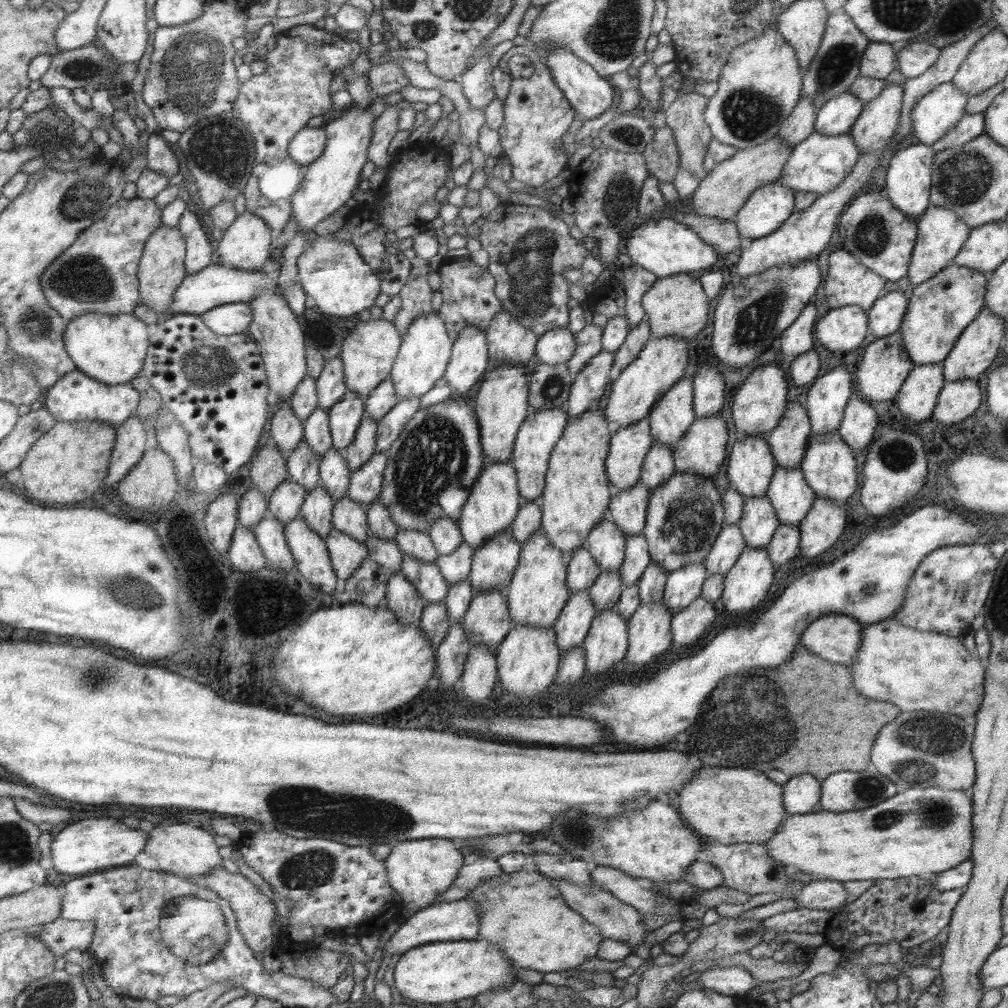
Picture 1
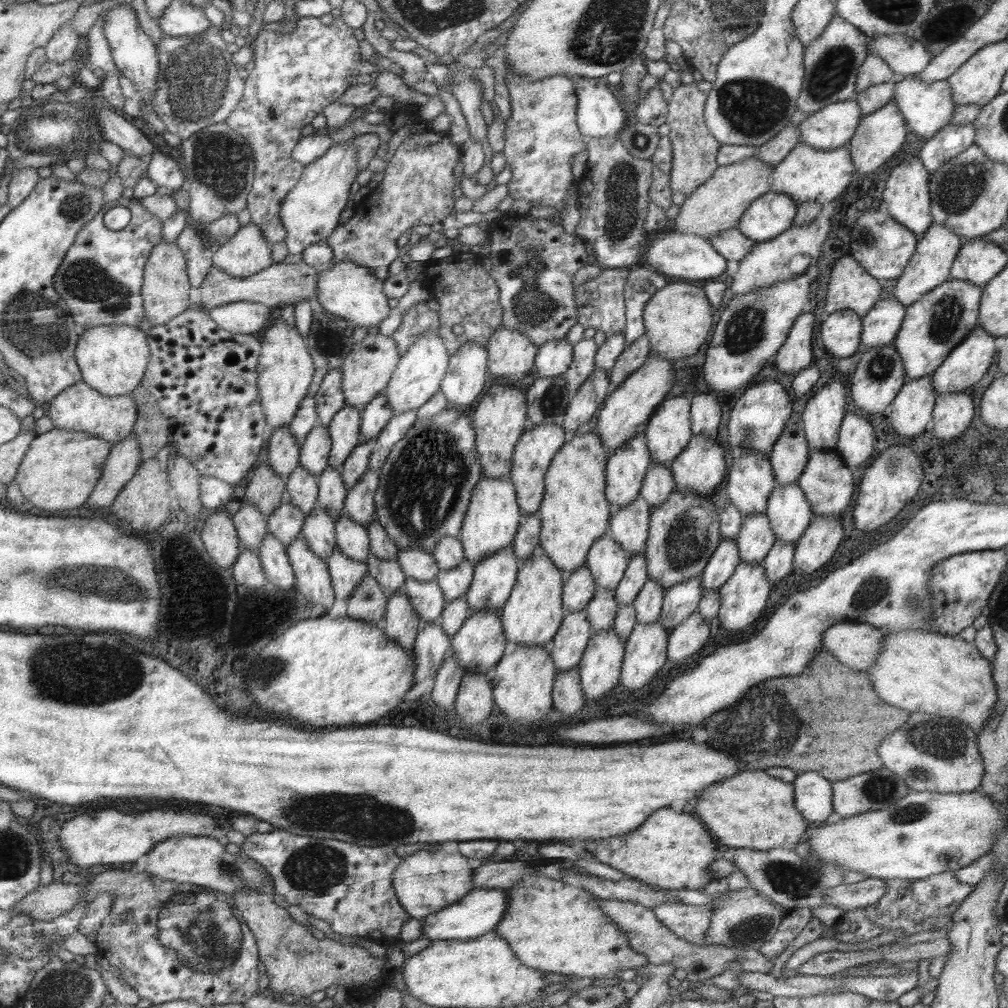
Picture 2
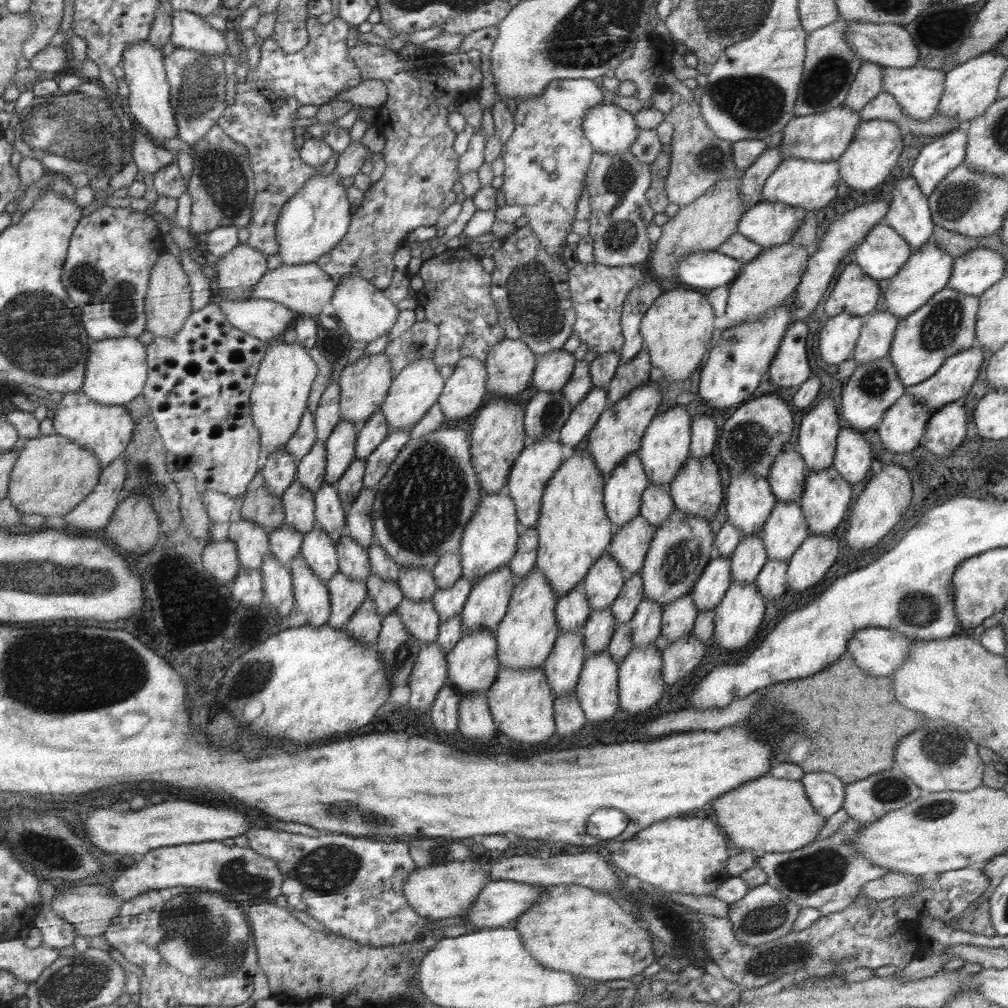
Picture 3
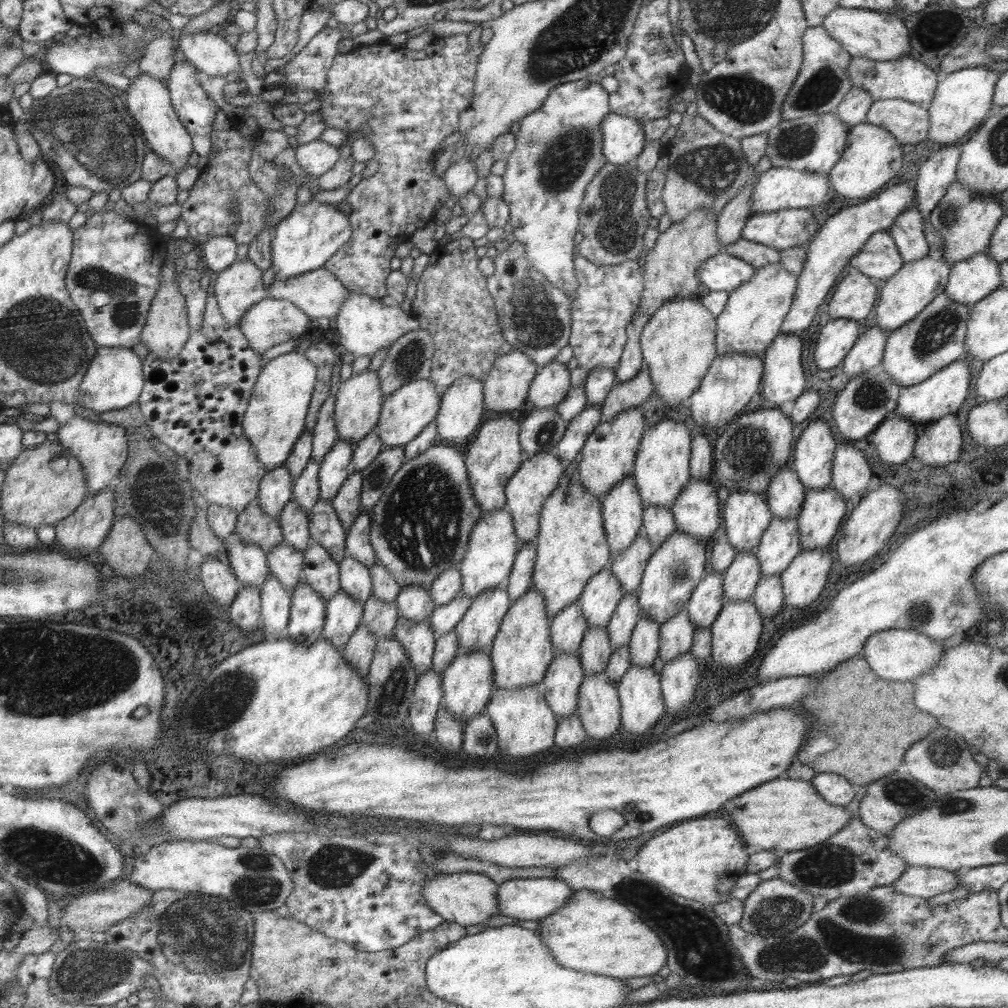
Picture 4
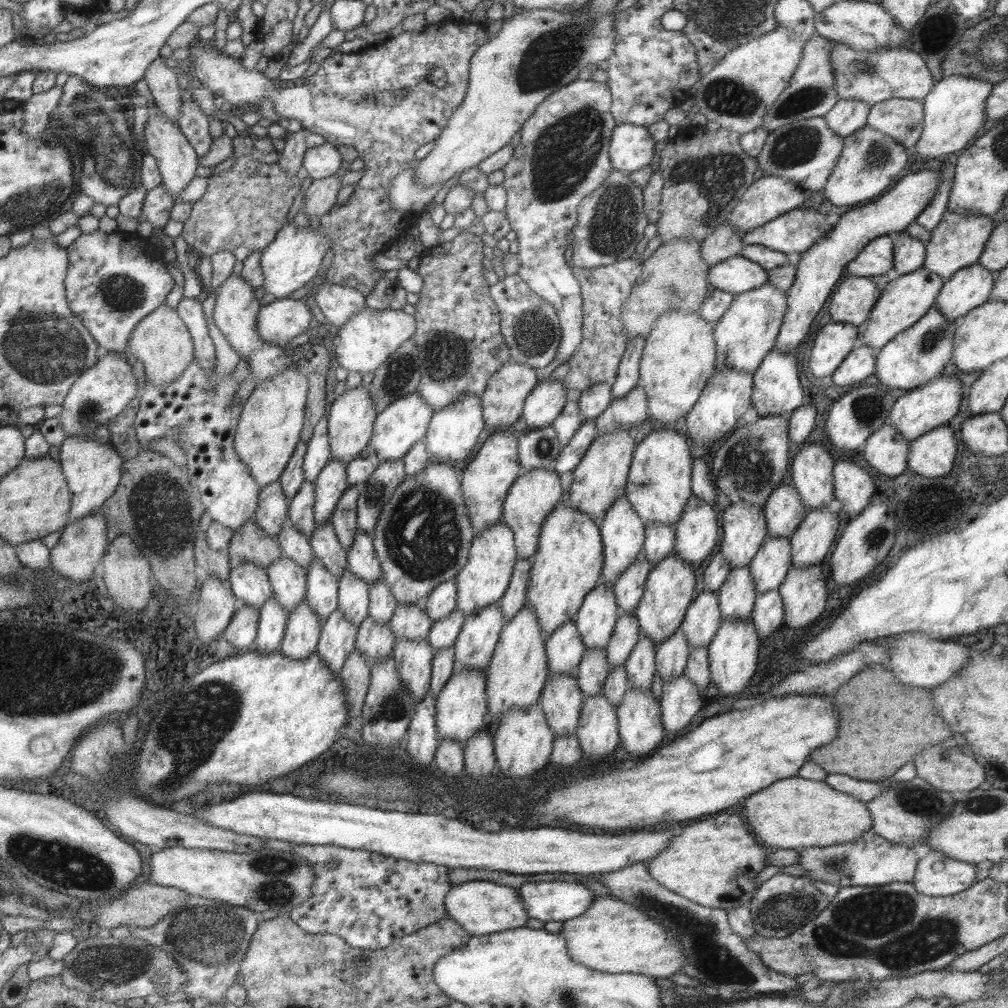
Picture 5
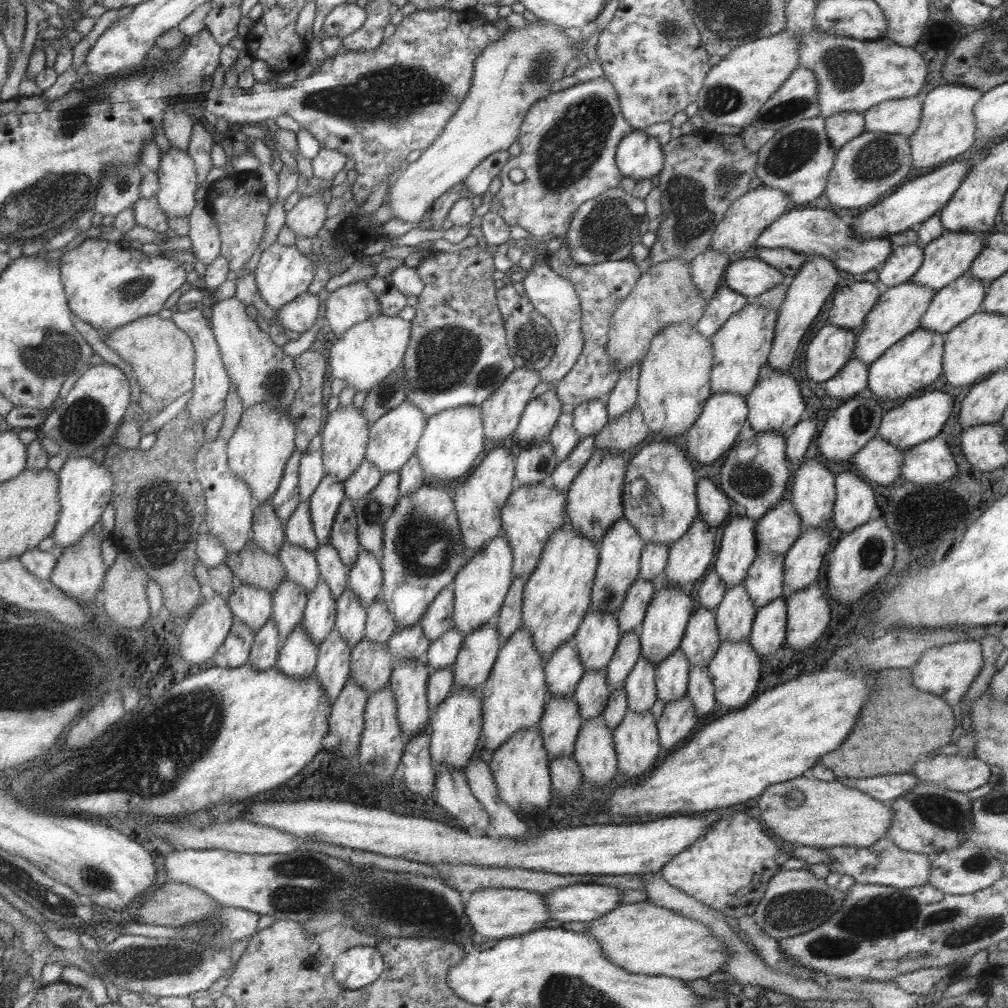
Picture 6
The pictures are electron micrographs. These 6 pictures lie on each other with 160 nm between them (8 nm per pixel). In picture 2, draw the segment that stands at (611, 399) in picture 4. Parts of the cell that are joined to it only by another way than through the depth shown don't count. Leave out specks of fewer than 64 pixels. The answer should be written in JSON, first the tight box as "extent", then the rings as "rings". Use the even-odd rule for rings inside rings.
{"extent":[608,333,651,386],"rings":[[[643,333],[631,344],[625,345],[625,348],[615,359],[613,366],[608,373],[610,382],[617,386],[622,383],[629,374],[635,372],[651,356],[650,342],[647,335]]]}

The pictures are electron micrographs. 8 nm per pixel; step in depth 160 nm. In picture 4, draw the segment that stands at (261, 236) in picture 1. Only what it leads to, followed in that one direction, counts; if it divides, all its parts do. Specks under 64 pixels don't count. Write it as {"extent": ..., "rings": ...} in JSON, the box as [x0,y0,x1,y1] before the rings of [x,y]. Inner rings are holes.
{"extent":[211,259,267,326],"rings":[[[235,259],[227,268],[212,276],[211,290],[214,292],[219,312],[229,324],[238,326],[238,318],[257,302],[267,298],[266,287],[261,281],[261,271],[251,261]]]}

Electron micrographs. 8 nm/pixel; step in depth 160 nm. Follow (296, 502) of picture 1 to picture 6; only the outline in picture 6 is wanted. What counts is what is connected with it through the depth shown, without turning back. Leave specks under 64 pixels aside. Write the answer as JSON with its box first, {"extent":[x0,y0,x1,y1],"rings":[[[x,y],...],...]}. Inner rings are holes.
{"extent":[271,577,306,641],"rings":[[[285,577],[272,592],[271,620],[275,622],[275,630],[279,632],[281,641],[295,630],[302,622],[302,614],[306,605],[306,593],[302,586]]]}

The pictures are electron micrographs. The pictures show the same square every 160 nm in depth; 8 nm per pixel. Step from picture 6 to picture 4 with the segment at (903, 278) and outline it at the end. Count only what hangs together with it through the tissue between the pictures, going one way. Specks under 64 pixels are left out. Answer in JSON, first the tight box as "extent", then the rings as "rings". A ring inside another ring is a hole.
{"extent":[887,198,928,262],"rings":[[[913,198],[908,202],[906,209],[889,225],[887,232],[892,236],[903,262],[927,256],[928,244],[924,237],[924,221]]]}

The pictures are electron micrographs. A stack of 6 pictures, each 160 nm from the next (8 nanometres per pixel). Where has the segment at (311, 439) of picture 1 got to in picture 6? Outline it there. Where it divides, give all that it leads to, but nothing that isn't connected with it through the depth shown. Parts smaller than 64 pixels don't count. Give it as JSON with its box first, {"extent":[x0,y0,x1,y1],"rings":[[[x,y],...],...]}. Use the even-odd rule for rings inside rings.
{"extent":[284,501,318,553],"rings":[[[309,501],[299,502],[297,508],[291,512],[289,519],[284,523],[284,534],[289,544],[301,546],[301,548],[312,553],[315,552],[318,540],[311,524]]]}

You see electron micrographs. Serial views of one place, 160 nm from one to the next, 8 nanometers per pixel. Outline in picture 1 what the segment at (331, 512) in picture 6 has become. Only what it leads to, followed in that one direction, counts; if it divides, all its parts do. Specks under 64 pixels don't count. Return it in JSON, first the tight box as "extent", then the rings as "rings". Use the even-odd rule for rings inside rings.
{"extent":[327,391,365,449],"rings":[[[347,391],[327,410],[332,448],[343,449],[354,439],[361,417],[365,414],[364,402],[359,393]]]}

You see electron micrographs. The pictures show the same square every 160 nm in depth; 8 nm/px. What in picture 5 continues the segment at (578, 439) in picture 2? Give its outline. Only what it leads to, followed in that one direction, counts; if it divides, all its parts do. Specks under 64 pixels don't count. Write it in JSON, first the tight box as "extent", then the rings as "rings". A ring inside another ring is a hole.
{"extent":[526,496,603,637],"rings":[[[565,496],[561,506],[547,514],[531,560],[526,602],[536,614],[540,629],[548,637],[558,626],[576,618],[583,597],[595,586],[603,565],[603,543],[598,522],[571,508]]]}

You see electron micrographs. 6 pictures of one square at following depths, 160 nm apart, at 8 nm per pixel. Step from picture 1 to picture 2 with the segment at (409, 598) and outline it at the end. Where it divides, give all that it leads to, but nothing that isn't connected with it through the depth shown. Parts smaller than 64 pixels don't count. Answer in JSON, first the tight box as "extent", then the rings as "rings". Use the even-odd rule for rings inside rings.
{"extent":[380,590,423,651],"rings":[[[401,590],[388,595],[380,625],[386,638],[395,641],[403,650],[413,651],[413,642],[422,629],[423,621]]]}

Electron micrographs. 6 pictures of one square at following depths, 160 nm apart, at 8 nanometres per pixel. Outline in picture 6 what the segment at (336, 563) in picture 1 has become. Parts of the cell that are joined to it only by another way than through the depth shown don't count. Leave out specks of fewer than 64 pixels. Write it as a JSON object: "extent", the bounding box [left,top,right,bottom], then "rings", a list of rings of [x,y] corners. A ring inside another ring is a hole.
{"extent":[314,628,350,704],"rings":[[[333,628],[318,644],[314,675],[331,704],[350,674],[350,646]]]}

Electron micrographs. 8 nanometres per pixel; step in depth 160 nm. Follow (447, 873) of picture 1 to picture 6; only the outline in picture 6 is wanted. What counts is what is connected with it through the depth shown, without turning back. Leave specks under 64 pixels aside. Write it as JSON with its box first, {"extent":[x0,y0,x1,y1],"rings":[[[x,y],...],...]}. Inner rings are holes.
{"extent":[463,888,550,939],"rings":[[[484,888],[464,895],[463,909],[471,928],[485,938],[500,939],[529,933],[550,920],[546,902],[537,892],[516,888]]]}

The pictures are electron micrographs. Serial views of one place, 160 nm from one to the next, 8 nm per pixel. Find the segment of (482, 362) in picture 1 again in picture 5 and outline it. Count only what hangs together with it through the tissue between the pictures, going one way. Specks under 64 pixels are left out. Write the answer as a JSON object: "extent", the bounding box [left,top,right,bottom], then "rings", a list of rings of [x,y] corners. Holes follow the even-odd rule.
{"extent":[424,393,485,464],"rings":[[[471,393],[462,394],[450,405],[434,411],[424,434],[424,443],[431,460],[460,464],[467,454],[473,450],[483,426],[485,426],[485,423],[482,417],[480,397]]]}

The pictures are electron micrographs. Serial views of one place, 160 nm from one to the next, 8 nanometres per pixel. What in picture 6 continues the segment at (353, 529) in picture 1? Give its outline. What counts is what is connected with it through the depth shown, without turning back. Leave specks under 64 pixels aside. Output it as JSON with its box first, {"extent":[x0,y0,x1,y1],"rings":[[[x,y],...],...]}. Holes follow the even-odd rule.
{"extent":[334,589,366,646],"rings":[[[353,589],[345,590],[336,598],[336,618],[334,628],[337,634],[350,646],[364,637],[366,608]]]}

